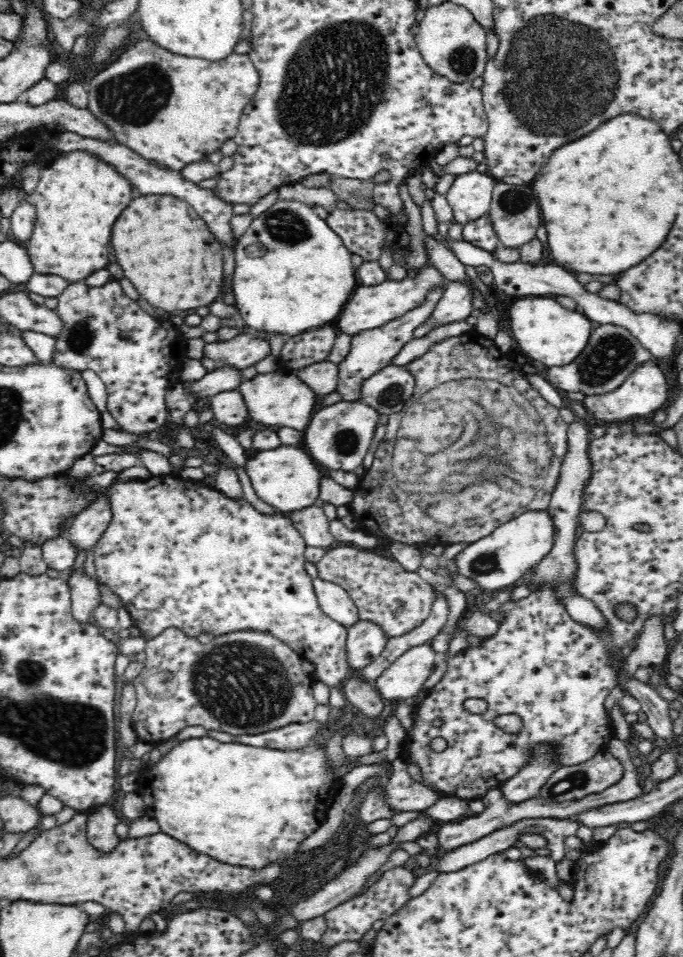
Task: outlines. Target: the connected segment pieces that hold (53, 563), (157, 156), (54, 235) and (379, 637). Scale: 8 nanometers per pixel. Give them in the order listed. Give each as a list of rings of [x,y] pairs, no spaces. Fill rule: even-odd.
[[[67,536],[50,538],[41,545],[44,561],[57,571],[72,571],[78,557],[77,547]]]
[[[142,41],[136,42],[136,44],[130,44],[130,46],[118,56],[117,60],[114,60],[106,69],[102,70],[102,72],[86,83],[87,92],[89,93],[87,108],[96,115],[98,119],[102,119],[102,121],[110,127],[112,133],[120,139],[120,144],[126,145],[134,152],[140,154],[141,157],[161,164],[161,166],[182,171],[188,164],[206,160],[207,156],[212,154],[212,152],[220,151],[220,148],[224,146],[226,140],[232,140],[234,136],[238,134],[240,116],[242,116],[246,106],[251,102],[251,99],[257,92],[258,86],[259,73],[247,53],[239,54],[232,52],[232,54],[226,56],[226,58],[220,58],[220,60],[205,60],[204,58],[192,58],[181,56],[180,54],[173,54],[157,46],[155,43]]]
[[[82,149],[70,151],[55,156],[45,163],[41,168],[40,182],[33,193],[26,197],[27,202],[35,208],[37,216],[34,234],[25,245],[36,273],[58,275],[75,283],[83,281],[96,270],[106,268],[108,256],[112,254],[110,248],[112,226],[120,216],[120,212],[128,208],[133,196],[132,188],[132,183],[124,174],[92,151]]]
[[[359,620],[348,628],[346,638],[350,670],[358,670],[377,660],[389,642],[380,624]]]

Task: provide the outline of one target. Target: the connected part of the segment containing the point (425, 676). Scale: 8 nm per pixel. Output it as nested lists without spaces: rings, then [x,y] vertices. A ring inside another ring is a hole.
[[[431,644],[410,648],[384,674],[374,681],[380,696],[386,699],[410,699],[424,688],[430,676],[436,672],[441,655]]]

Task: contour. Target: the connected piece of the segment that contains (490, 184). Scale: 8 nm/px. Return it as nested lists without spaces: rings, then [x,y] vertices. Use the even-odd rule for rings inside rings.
[[[478,170],[457,177],[445,196],[452,207],[454,221],[464,225],[489,212],[493,188],[498,181]]]

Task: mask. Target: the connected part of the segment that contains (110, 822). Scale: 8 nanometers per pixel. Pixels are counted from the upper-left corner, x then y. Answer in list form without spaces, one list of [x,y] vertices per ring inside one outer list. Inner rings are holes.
[[[108,804],[88,812],[87,839],[96,849],[112,852],[121,841],[116,835],[116,824],[118,823],[118,816]]]

